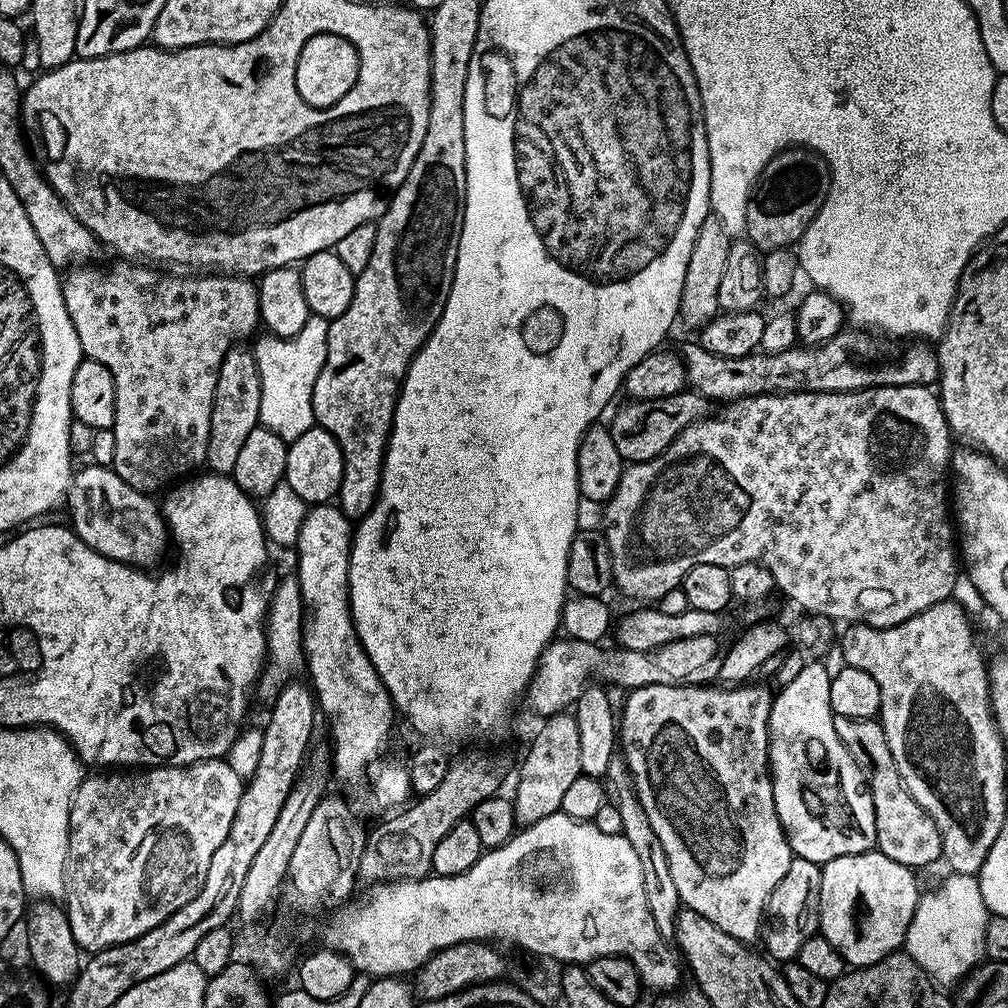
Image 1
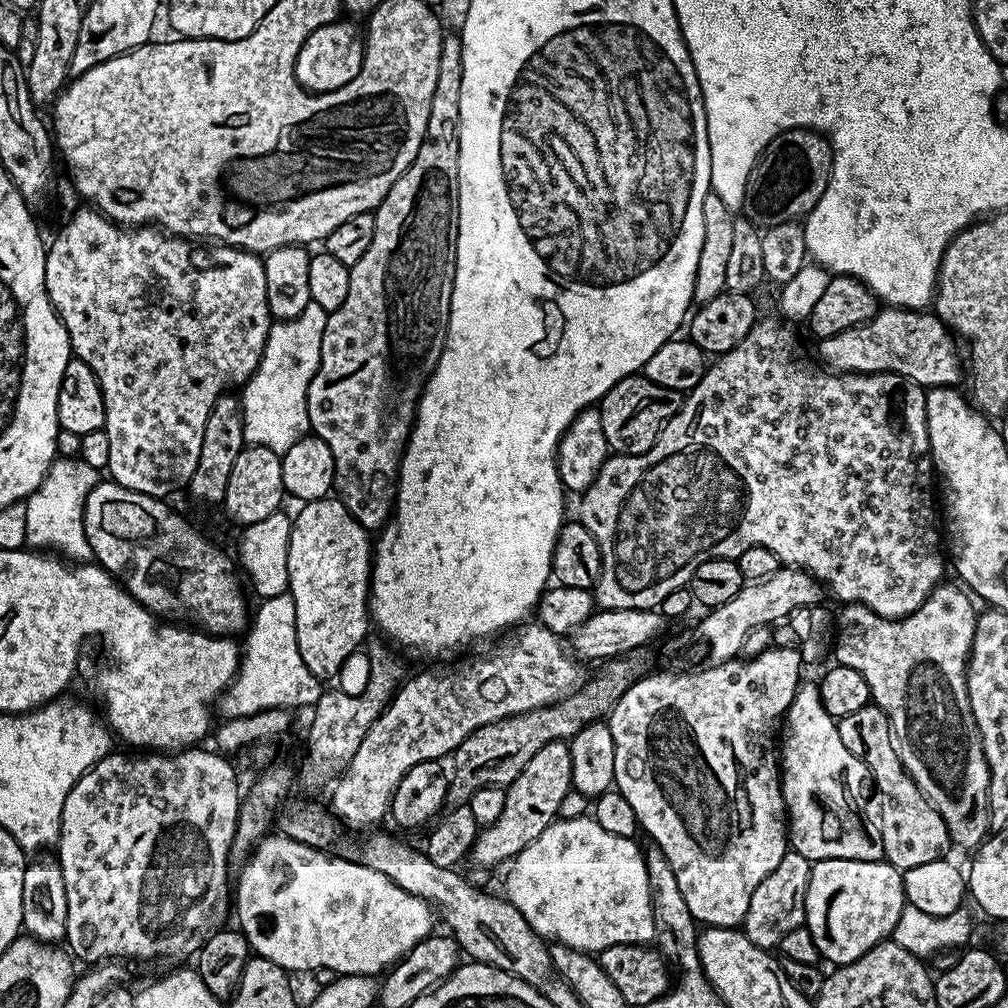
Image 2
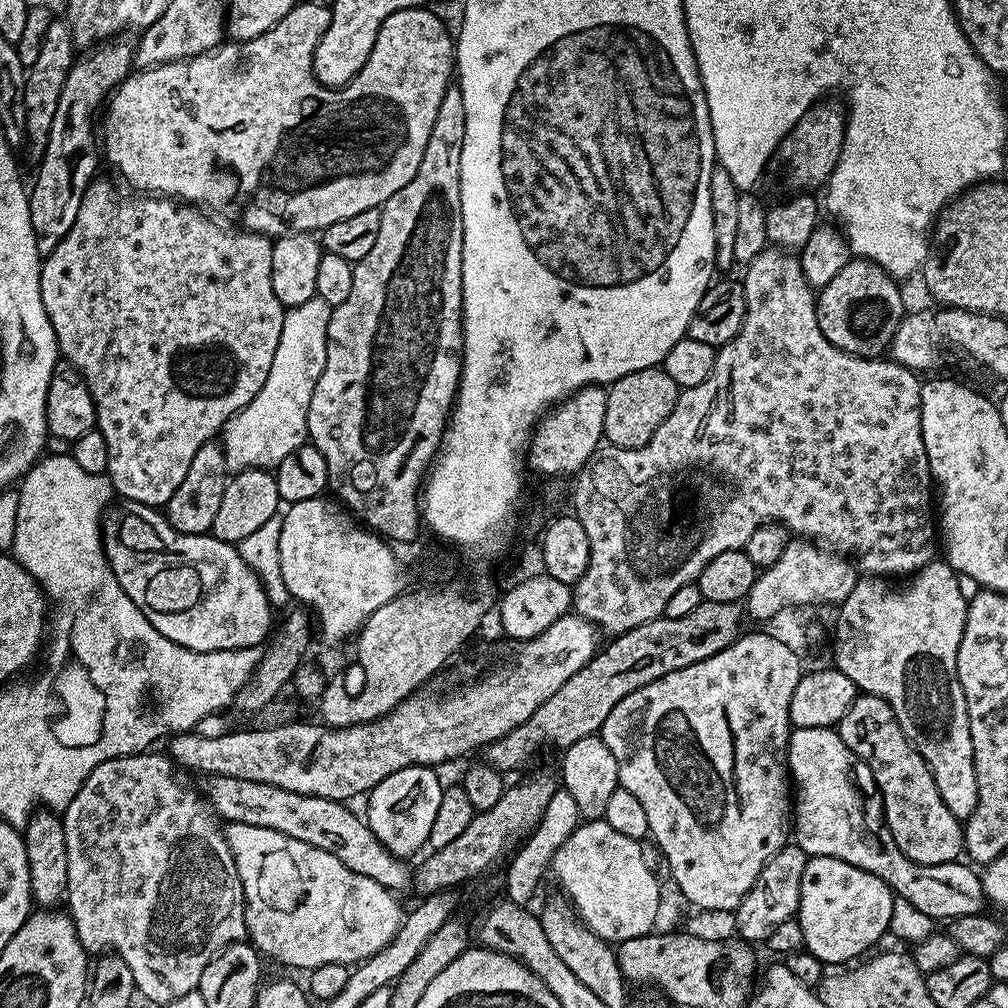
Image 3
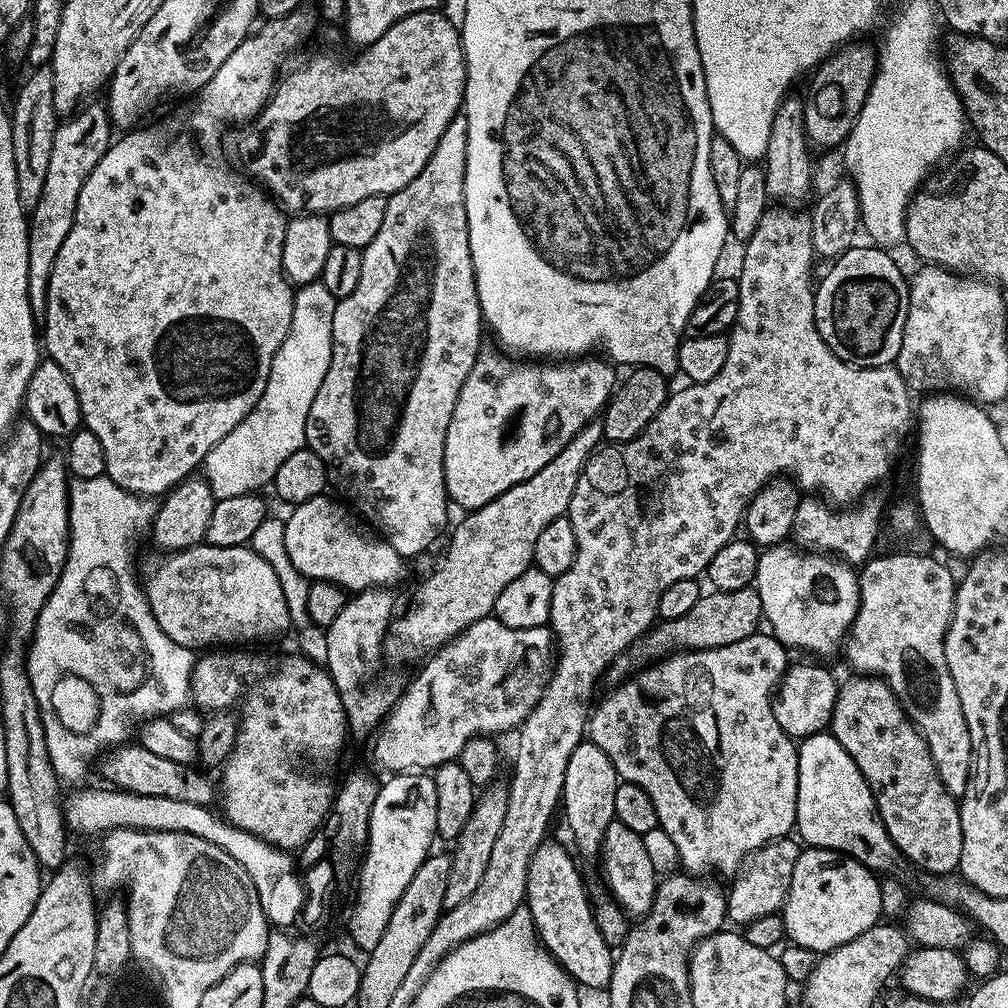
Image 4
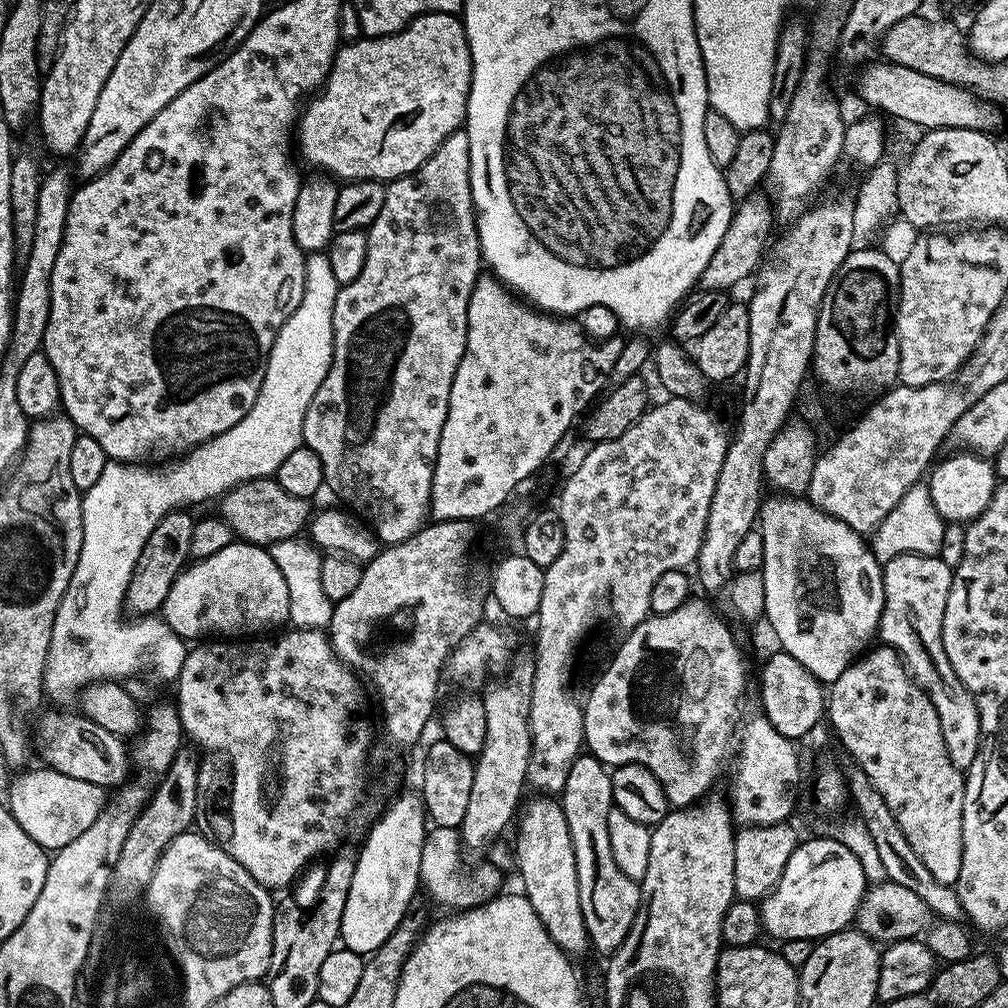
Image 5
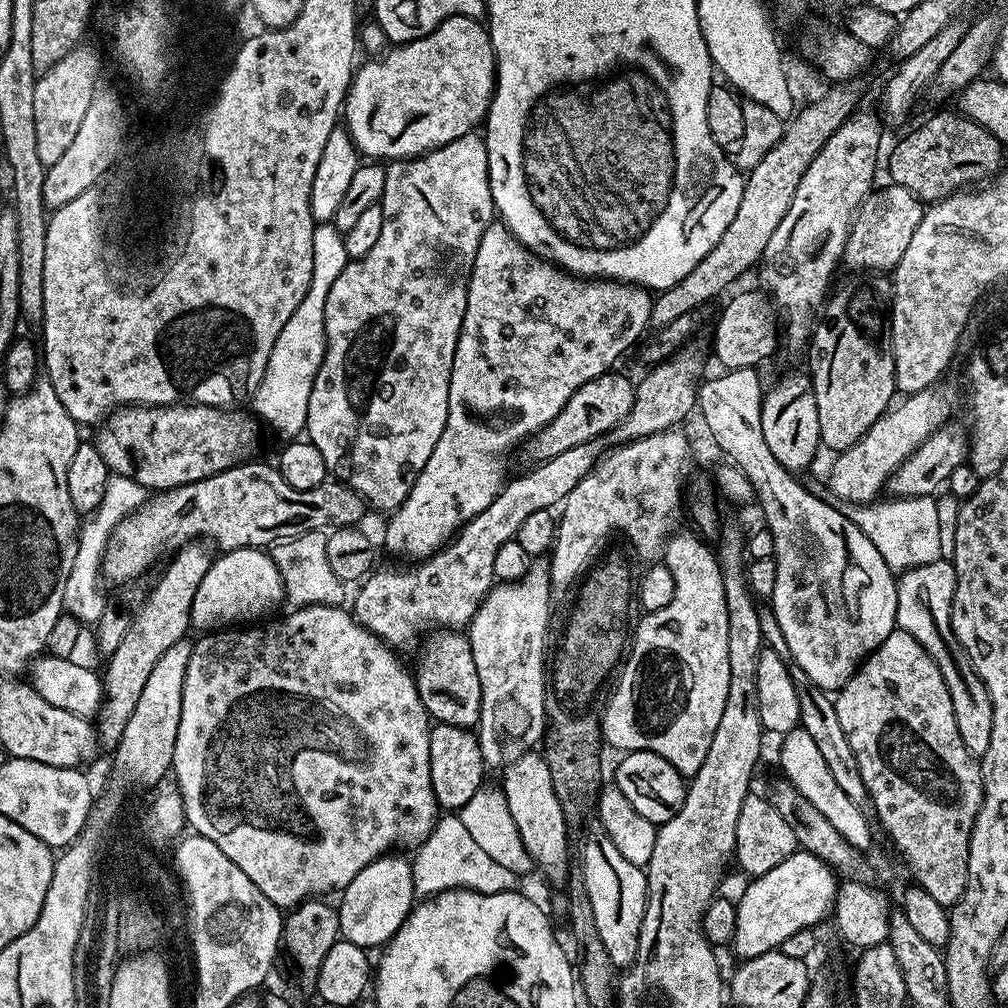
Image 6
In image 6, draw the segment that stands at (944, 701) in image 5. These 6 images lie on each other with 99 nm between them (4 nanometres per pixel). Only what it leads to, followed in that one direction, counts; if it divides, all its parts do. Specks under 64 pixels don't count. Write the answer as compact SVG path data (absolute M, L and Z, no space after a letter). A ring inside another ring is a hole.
M939 559L926 566L910 568L906 572L899 573L896 586L896 593L898 594L896 628L906 634L914 634L914 638L918 638L921 646L934 658L938 670L942 670L942 678L946 682L953 702L954 718L958 722L958 734L962 734L962 742L966 742L966 750L970 750L973 756L982 758L986 754L986 746L990 746L990 730L994 722L994 710L986 686L981 680L976 679L976 671L972 669L972 664L960 643L956 641L956 635L952 629L952 599L955 589L956 568L951 561Z

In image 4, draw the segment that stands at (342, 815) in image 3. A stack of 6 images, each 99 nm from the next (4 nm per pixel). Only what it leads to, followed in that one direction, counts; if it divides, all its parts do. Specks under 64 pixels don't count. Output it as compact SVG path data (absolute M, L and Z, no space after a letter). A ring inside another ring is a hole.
M125 742L111 749L99 764L101 774L108 779L105 781L125 792L158 798L178 798L178 802L194 802L205 806L211 805L211 800L215 801L218 796L213 781L211 784L199 767L170 762L170 758L158 758L158 754L150 754L150 750L146 750L139 742Z

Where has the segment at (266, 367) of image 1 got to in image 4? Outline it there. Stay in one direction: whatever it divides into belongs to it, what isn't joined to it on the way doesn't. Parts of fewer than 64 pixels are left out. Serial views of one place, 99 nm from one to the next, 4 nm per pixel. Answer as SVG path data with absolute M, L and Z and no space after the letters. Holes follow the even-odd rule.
M319 282L301 284L294 292L294 314L290 318L290 330L278 346L278 354L274 354L274 362L270 366L270 378L266 382L266 390L262 398L258 398L256 408L206 454L202 465L203 479L207 480L210 490L217 500L232 498L246 492L259 493L273 483L278 474L278 466L290 458L299 448L306 444L306 418L310 414L310 406L314 397L318 395L318 386L322 386L322 378L326 378L326 370L330 370L332 357L332 331L334 330L334 310L337 298L326 290L326 286Z

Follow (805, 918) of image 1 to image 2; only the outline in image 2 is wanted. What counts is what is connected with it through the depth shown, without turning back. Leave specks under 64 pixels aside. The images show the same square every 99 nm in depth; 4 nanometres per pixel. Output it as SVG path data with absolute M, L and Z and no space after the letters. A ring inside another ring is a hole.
M790 850L782 858L782 862L778 862L778 866L774 866L774 870L770 870L770 874L762 878L762 882L758 882L758 890L750 894L750 910L746 910L742 925L744 936L750 938L754 946L769 950L779 949L782 938L786 938L790 930L805 927L806 890L810 886L812 866L813 861Z

